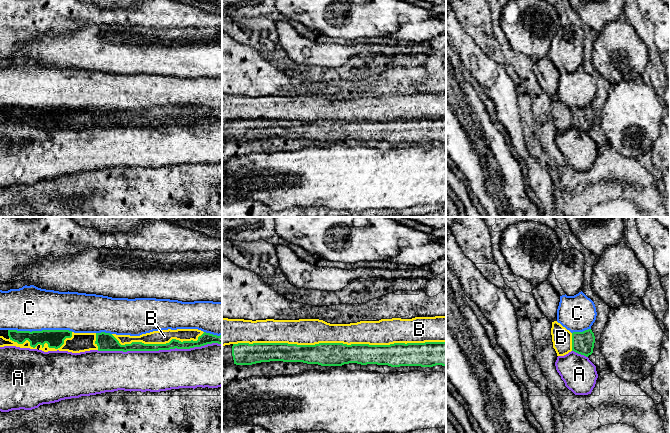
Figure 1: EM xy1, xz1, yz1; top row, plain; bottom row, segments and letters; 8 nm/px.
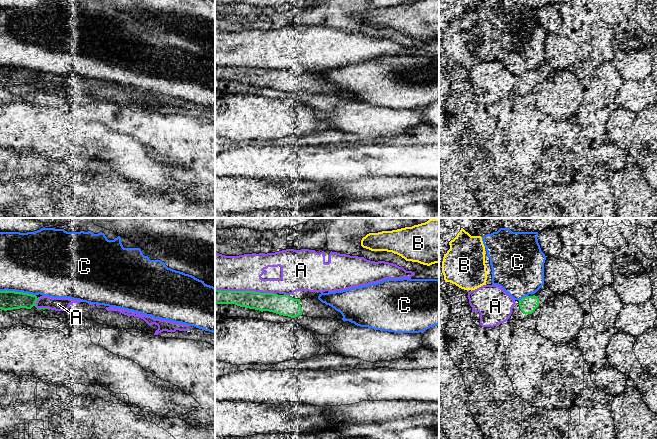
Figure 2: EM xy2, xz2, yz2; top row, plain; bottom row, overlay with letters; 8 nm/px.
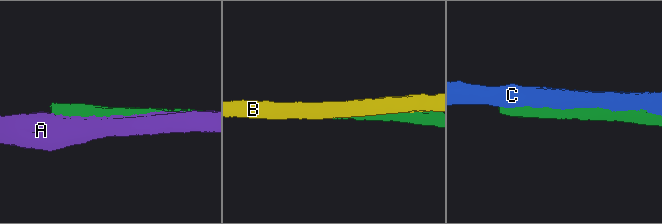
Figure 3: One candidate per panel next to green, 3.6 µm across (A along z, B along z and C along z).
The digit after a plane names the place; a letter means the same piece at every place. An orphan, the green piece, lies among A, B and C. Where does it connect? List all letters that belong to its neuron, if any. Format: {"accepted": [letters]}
{"accepted": []}

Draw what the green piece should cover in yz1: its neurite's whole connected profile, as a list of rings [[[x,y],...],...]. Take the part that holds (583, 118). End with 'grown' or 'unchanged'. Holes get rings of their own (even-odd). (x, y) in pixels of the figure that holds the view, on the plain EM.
[[[591,105],[572,109],[572,127],[588,133],[593,129],[595,112]]] | unchanged

